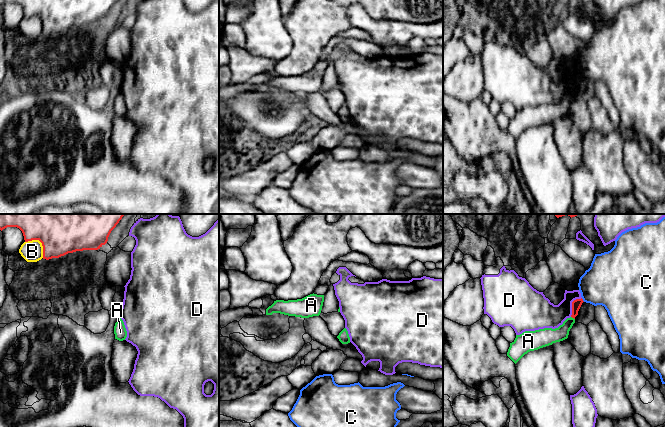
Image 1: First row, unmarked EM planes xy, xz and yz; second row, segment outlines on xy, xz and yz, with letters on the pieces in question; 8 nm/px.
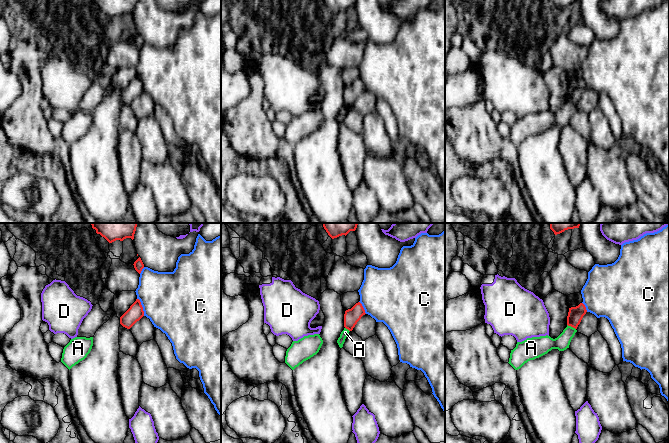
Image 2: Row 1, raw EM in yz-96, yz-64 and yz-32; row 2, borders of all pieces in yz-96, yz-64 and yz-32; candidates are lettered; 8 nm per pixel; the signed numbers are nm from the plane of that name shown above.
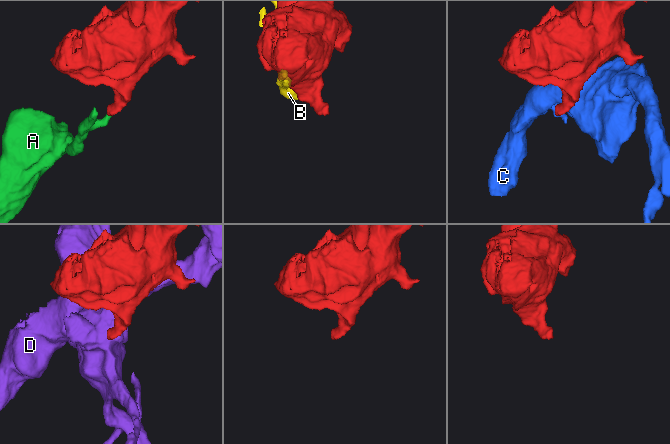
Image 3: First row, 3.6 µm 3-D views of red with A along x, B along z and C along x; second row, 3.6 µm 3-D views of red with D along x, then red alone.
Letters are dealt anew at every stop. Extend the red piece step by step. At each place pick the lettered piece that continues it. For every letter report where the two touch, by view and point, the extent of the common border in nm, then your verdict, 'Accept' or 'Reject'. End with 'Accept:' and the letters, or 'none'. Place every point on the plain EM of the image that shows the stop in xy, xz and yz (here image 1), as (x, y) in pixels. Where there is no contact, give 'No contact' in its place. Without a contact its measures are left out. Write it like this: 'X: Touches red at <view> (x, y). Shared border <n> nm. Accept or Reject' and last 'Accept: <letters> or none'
A: Touches red at yz (573, 93). Shared border 40 nm. Reject
B: Touches red at xy (40, 17). Shared border 200 nm. Reject
C: Touches red at yz (582, 76). Shared border 40 nm. Reject
D: Touches red at yz (572, 81). Shared border 180 nm. Reject
Accept: none

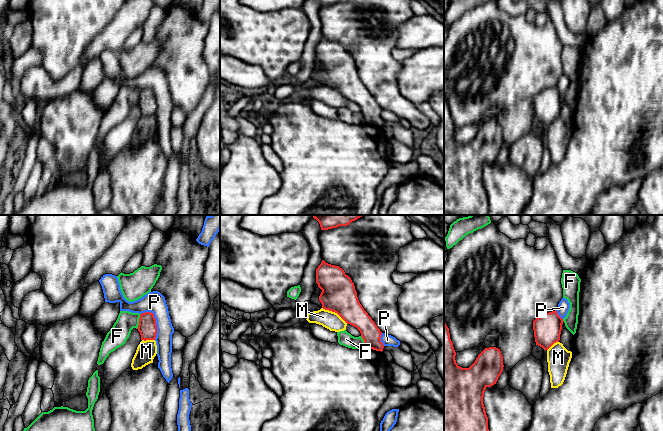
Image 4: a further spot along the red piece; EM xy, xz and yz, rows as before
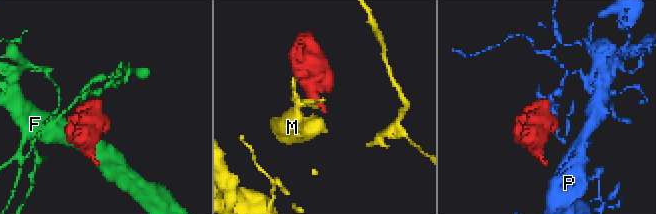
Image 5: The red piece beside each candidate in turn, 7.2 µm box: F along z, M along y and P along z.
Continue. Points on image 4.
F: Touches red at xy (139, 97). Shared border 120 nm. Reject
M: Touches red at xz (335, 88). Shared border 240 nm. Reject
P: Touches red at xy (155, 96). Shared border 240 nm. Reject
Accept: none

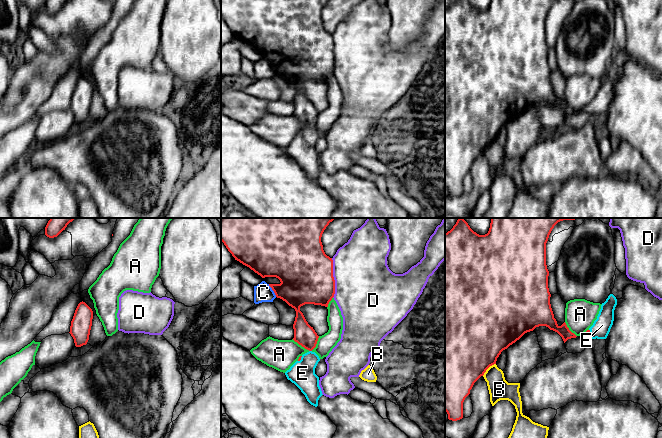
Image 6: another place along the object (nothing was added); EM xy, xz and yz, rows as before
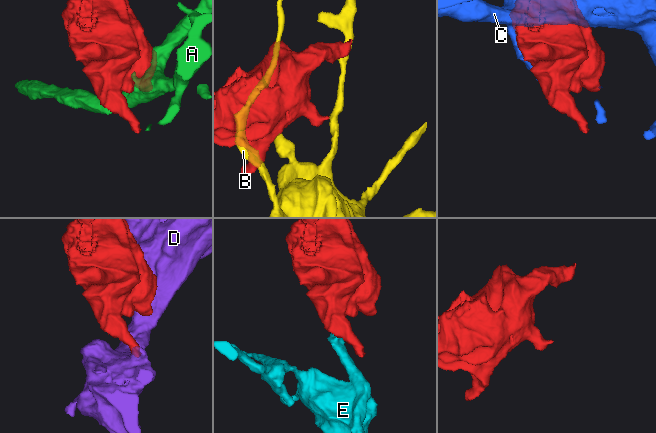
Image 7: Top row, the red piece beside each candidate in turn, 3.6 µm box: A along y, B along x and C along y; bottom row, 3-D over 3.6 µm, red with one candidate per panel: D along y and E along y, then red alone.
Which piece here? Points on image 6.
A: Touches red at xz (301, 121). Shared border 170 nm. Reject
B: Touches red at yz (488, 143). Shared border 150 nm. Reject
C: Touches red at xz (272, 65). Shared border 120 nm. Reject
D: Touches red at xz (333, 54). Shared border 320 nm. Reject
E: Touches red at xz (310, 126). Shared border 30 nm. Accept
Accept: E

